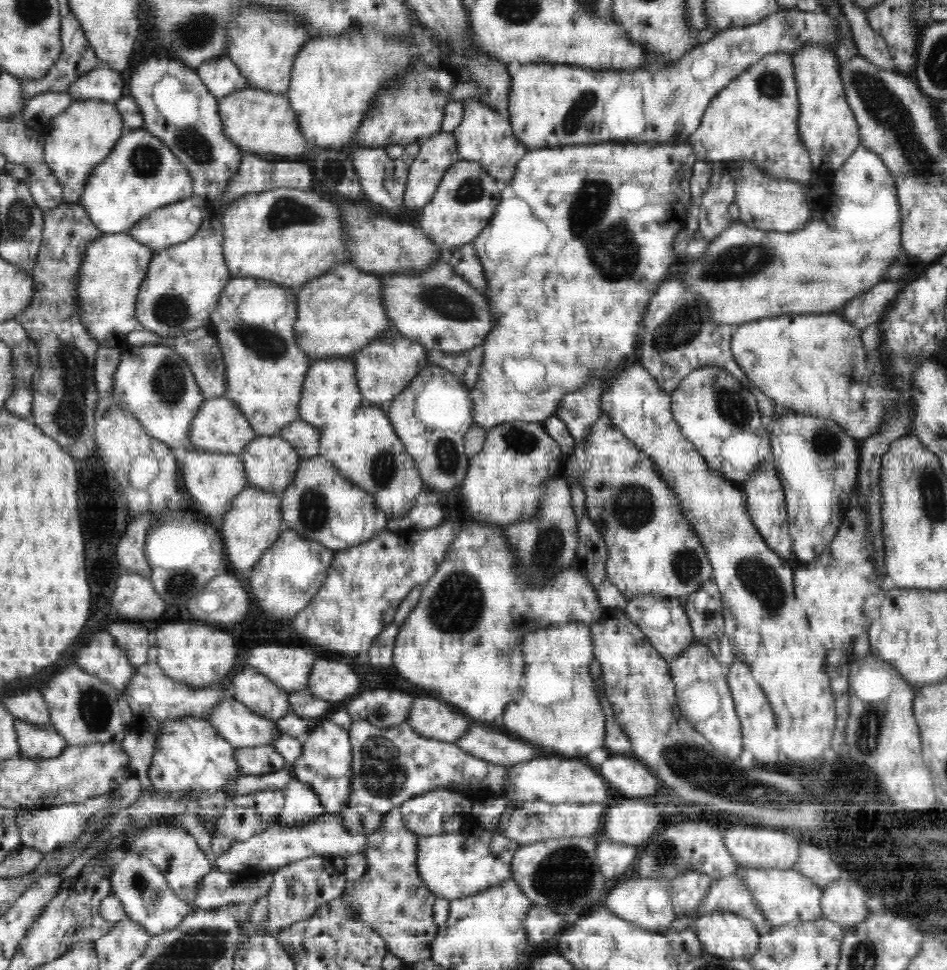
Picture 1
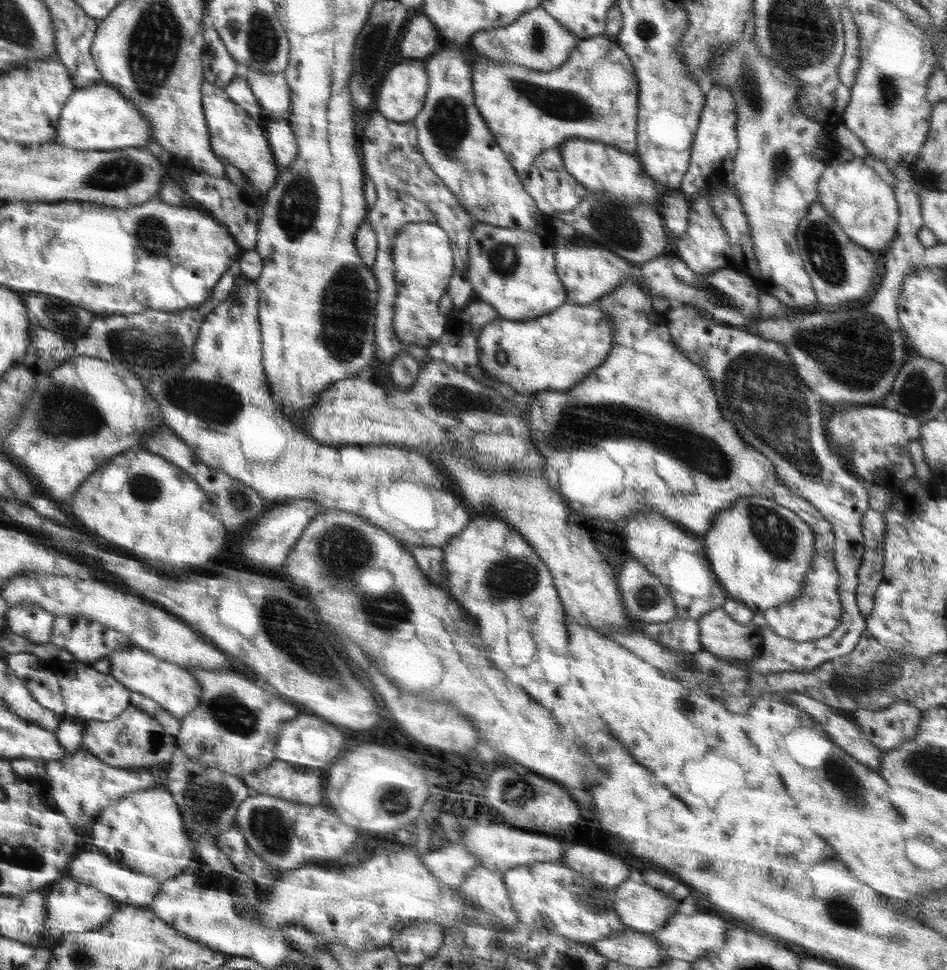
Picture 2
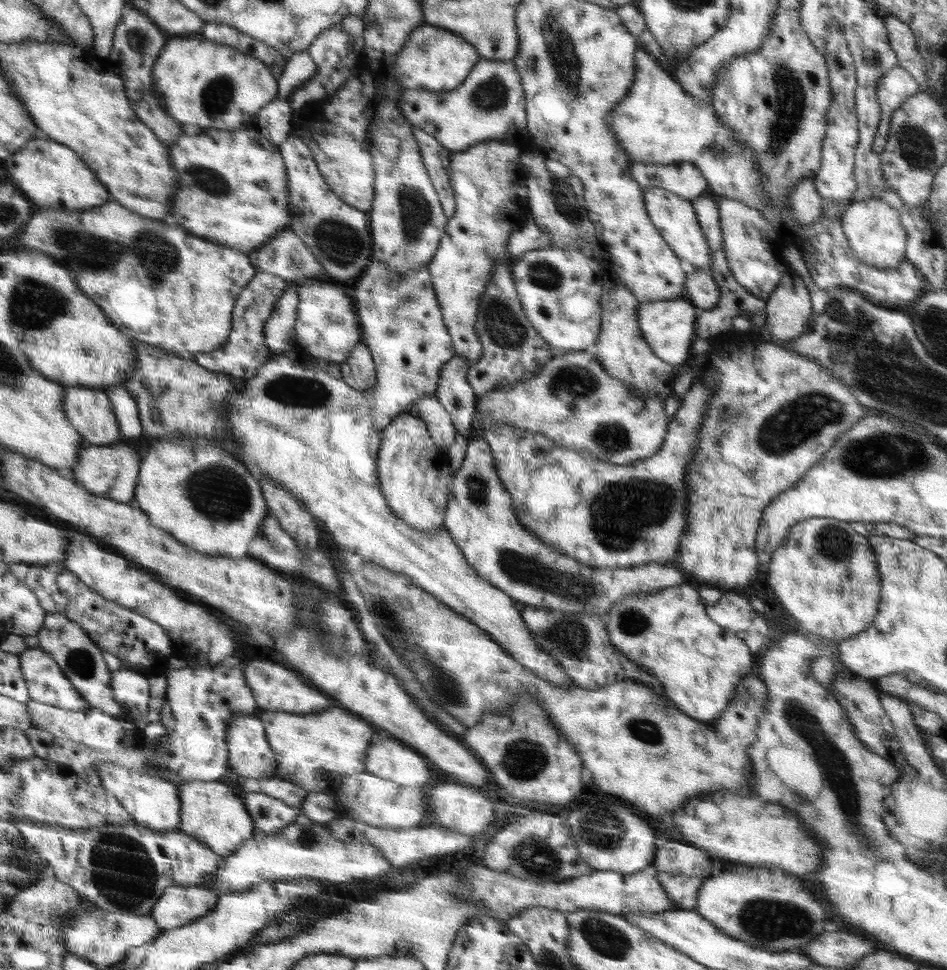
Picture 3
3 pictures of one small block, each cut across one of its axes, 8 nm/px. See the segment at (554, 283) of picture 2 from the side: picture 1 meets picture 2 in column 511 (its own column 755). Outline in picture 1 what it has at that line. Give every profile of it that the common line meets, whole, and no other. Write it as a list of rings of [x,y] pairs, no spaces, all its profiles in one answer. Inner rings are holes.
[[[858,145],[848,160],[835,171],[830,184],[832,202],[826,210],[814,210],[804,228],[790,232],[765,231],[750,228],[742,222],[722,231],[702,256],[689,260],[685,257],[673,268],[684,277],[688,291],[709,302],[711,317],[717,326],[740,326],[753,320],[789,314],[837,312],[862,292],[880,283],[890,264],[905,250],[900,242],[900,203],[896,180],[878,153]]]

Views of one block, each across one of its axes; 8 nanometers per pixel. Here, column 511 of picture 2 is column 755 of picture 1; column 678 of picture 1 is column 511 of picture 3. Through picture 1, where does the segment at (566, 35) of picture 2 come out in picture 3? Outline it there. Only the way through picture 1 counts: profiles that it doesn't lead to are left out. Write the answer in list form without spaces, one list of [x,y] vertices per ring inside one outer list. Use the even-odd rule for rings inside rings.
[[[482,59],[475,64],[475,67],[472,68],[458,88],[436,93],[418,88],[406,88],[402,95],[396,98],[396,107],[414,127],[432,134],[444,148],[454,153],[488,139],[518,144],[524,136],[529,136],[525,109],[526,98],[522,83],[519,70],[513,59]]]

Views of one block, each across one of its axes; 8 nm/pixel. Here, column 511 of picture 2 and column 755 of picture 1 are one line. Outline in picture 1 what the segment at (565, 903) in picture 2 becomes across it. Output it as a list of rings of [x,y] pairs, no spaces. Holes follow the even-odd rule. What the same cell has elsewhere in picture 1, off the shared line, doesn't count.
[[[738,868],[734,875],[738,875],[748,885],[756,901],[756,907],[762,909],[764,917],[770,921],[773,929],[797,920],[816,920],[822,917],[820,900],[823,889],[814,884],[812,879],[796,870]]]

